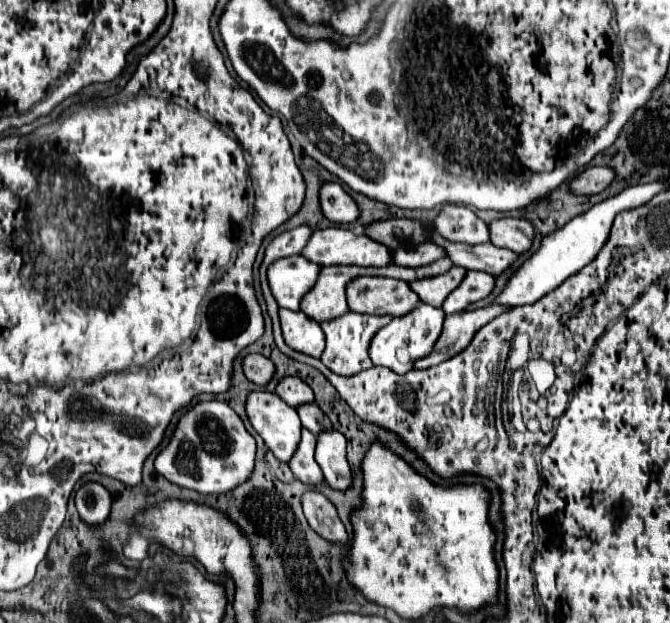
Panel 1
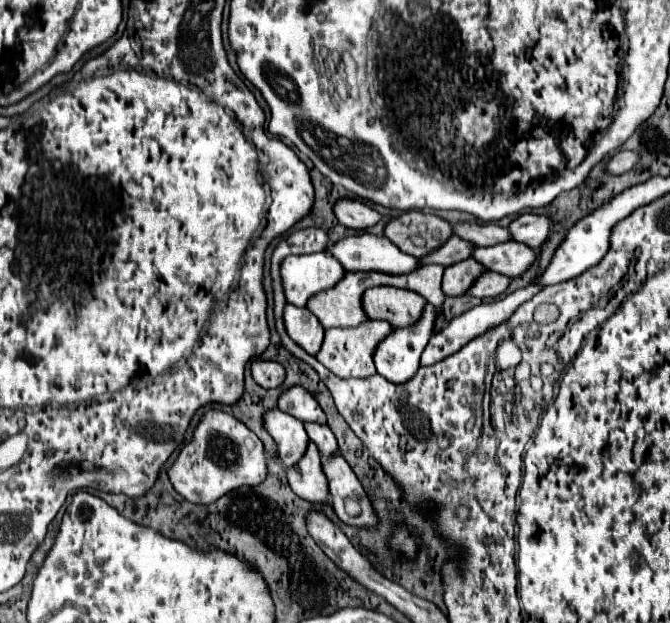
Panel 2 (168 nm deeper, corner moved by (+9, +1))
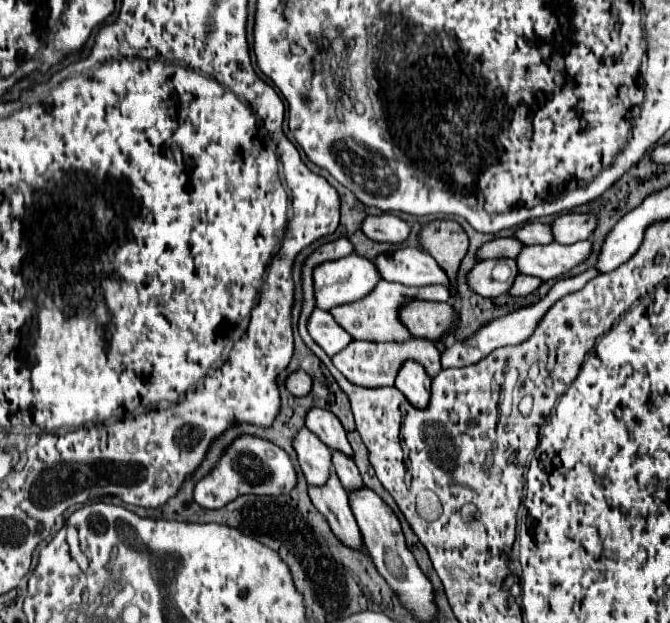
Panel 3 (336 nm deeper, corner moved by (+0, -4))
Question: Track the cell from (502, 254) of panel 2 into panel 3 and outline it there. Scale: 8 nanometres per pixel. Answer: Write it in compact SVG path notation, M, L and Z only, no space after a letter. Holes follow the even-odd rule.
M557 242L545 246L525 246L515 262L519 274L535 276L539 280L559 278L561 274L569 272L577 264L581 264L591 252L591 242L577 242L571 246L563 246Z

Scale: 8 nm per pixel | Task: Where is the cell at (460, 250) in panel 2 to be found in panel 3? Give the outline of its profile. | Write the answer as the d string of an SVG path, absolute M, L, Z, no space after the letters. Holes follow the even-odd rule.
M495 238L491 242L485 242L475 258L477 260L487 260L487 258L515 258L521 252L523 244L517 242L515 238Z

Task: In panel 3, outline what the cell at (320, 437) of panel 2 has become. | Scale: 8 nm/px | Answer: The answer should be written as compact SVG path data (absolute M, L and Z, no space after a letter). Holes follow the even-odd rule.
M331 450L333 454L333 468L343 484L345 490L355 490L355 488L361 488L363 482L361 482L361 476L359 476L359 470L353 462L351 456L343 454L341 450Z

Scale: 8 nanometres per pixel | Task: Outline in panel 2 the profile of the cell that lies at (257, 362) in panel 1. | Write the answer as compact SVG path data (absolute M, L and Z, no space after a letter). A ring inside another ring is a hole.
M260 359L260 361L252 363L252 377L264 389L272 389L272 387L280 387L284 383L286 371L276 361L262 361Z

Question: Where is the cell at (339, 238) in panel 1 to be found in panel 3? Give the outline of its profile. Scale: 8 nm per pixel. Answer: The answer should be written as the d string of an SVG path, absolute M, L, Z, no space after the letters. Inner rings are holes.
M397 248L387 254L377 254L373 264L387 282L399 282L405 286L427 286L441 282L443 286L449 286L447 274L421 248Z

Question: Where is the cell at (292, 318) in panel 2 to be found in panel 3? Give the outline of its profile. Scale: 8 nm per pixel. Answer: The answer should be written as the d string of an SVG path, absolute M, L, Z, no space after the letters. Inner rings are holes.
M313 310L313 314L309 316L309 322L307 322L307 330L309 330L311 338L325 350L327 356L337 354L351 340L349 334L345 334L345 330L341 330L341 326L337 326L337 322L333 322L333 316L323 310Z

